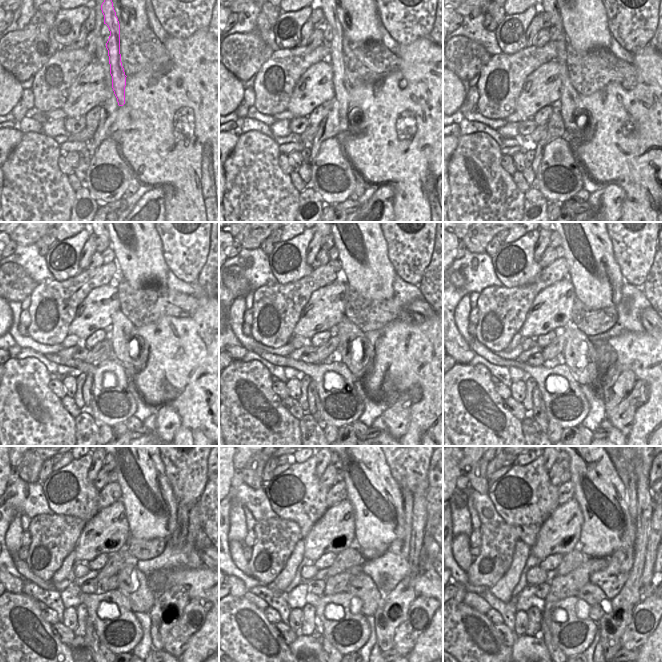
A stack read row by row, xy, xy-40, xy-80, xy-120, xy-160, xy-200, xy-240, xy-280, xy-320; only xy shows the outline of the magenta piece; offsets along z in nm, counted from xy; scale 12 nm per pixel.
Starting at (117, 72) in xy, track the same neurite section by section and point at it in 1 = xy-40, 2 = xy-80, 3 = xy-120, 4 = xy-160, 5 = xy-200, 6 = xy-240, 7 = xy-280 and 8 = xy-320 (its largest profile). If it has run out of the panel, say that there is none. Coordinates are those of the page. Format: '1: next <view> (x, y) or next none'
1: next xy-40 (342, 87)
2: next xy-80 (570, 100)
3: next xy-120 (123, 334)
4: next xy-160 (349, 335)
5: next xy-200 (574, 336)
6: next xy-240 (137, 589)
7: next xy-280 (361, 586)
8: next xy-320 (591, 594)

